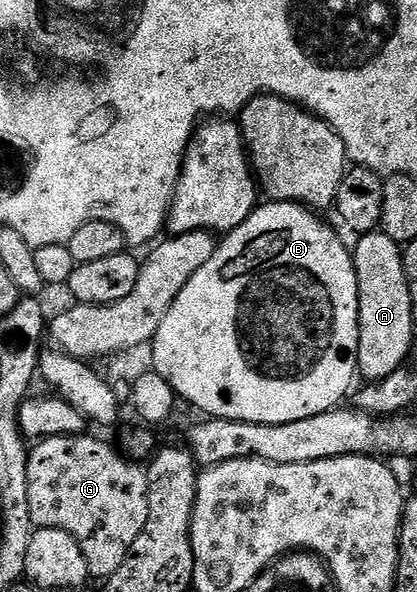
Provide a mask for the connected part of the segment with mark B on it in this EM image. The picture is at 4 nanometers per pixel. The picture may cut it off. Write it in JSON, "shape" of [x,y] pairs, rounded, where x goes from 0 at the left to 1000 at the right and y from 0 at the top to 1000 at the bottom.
{"shape":[[[635,340],[616,346],[602,365],[571,385],[544,390],[525,404],[513,432],[456,466],[456,480],[427,493],[388,554],[365,569],[360,593],[374,630],[403,644],[424,674],[453,679],[482,693],[499,706],[540,706],[564,713],[609,716],[695,716],[705,709],[734,709],[784,693],[808,691],[815,679],[847,657],[844,644],[859,639],[859,581],[863,579],[863,508],[859,507],[859,466],[849,453],[844,422],[775,375],[741,350],[715,341]]]}

